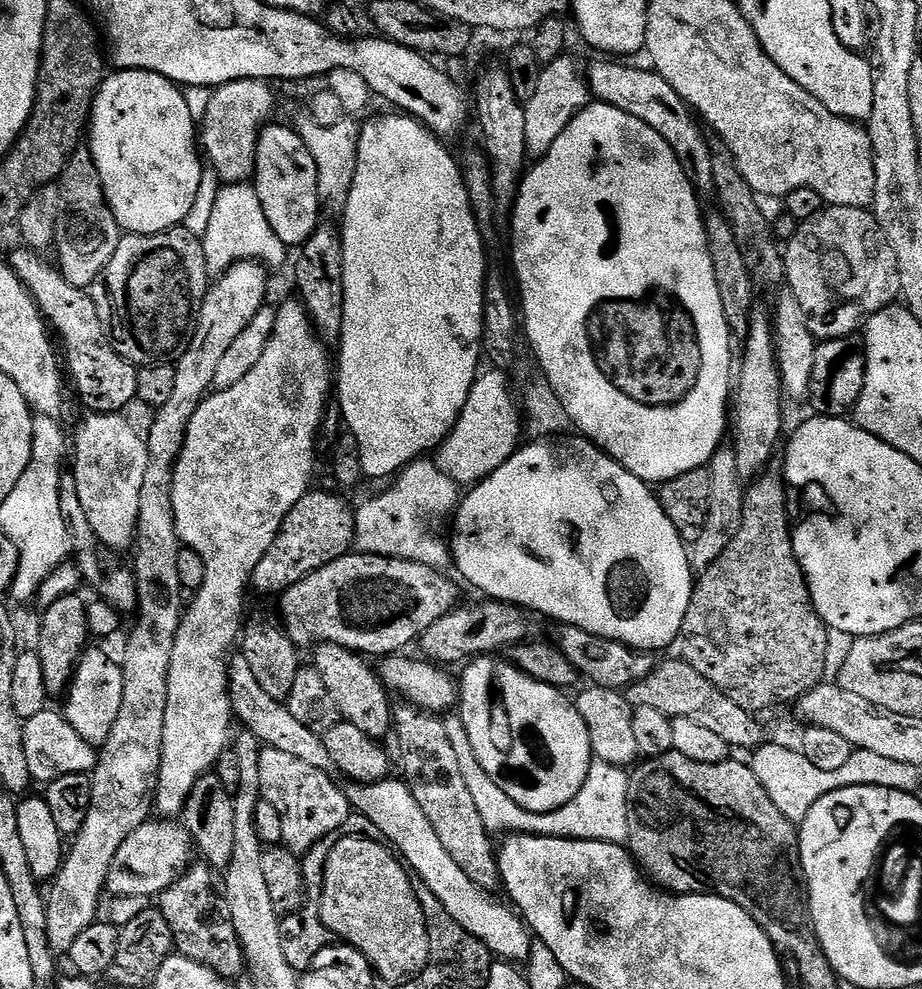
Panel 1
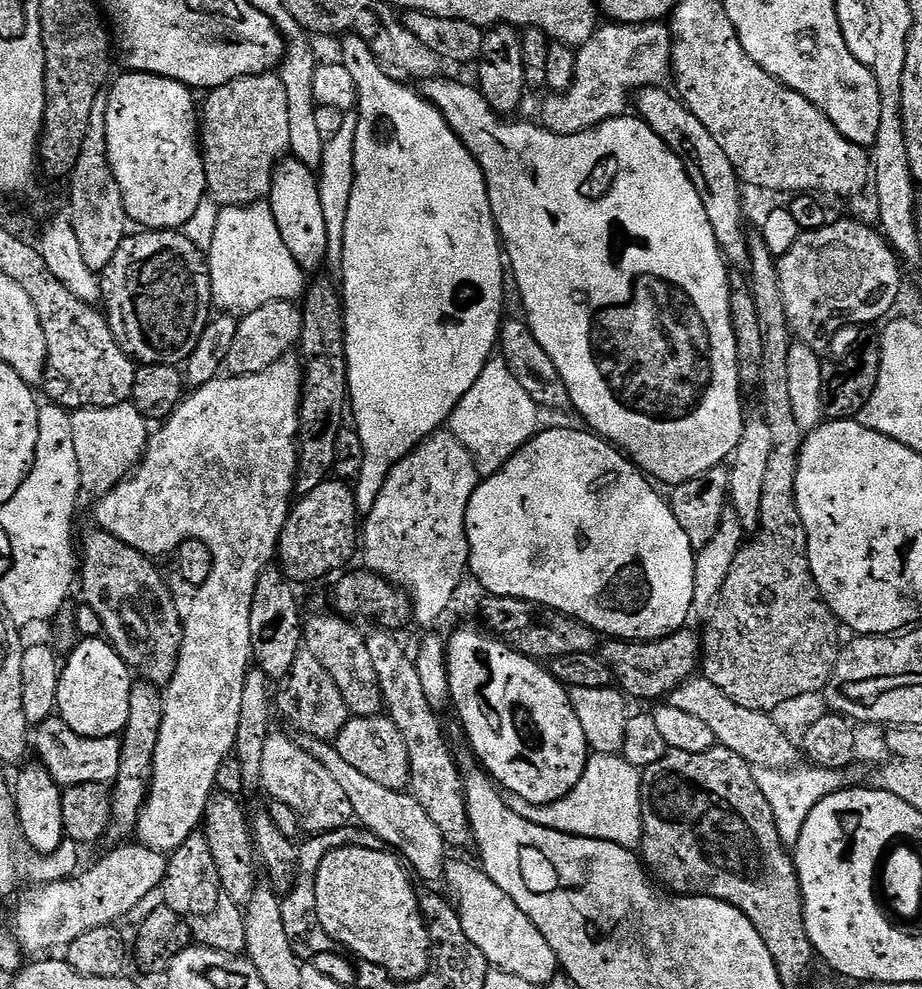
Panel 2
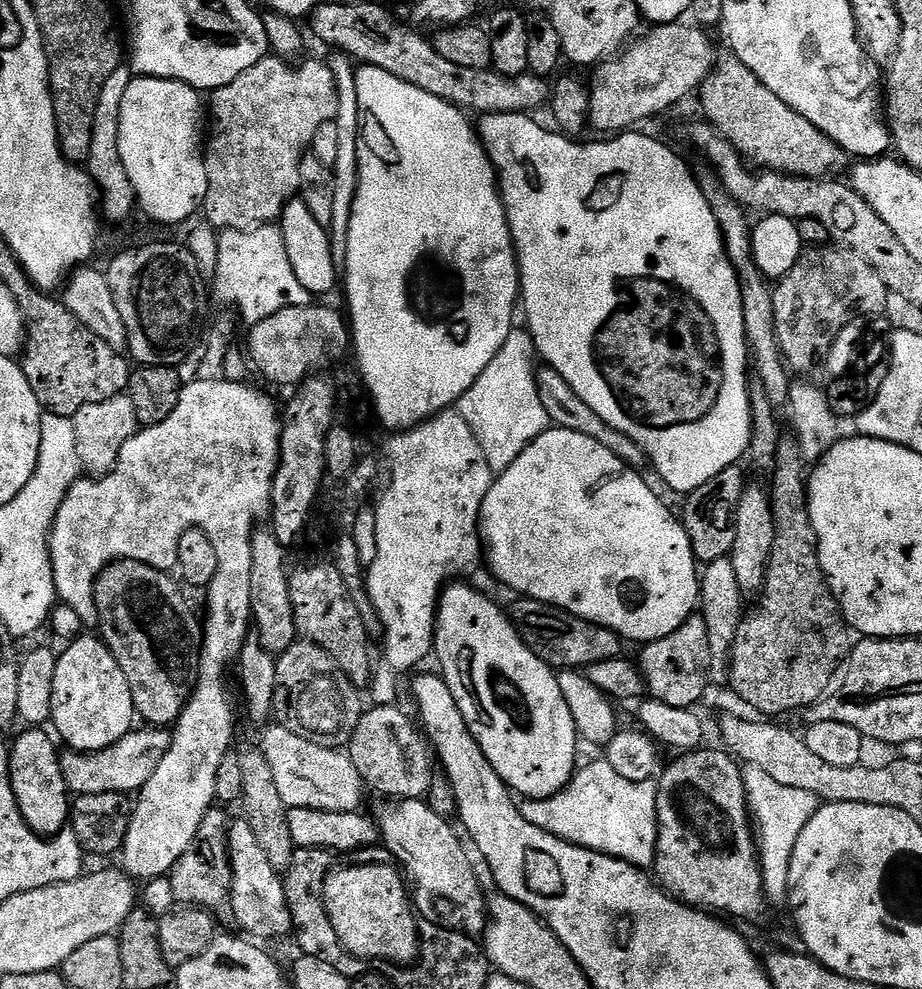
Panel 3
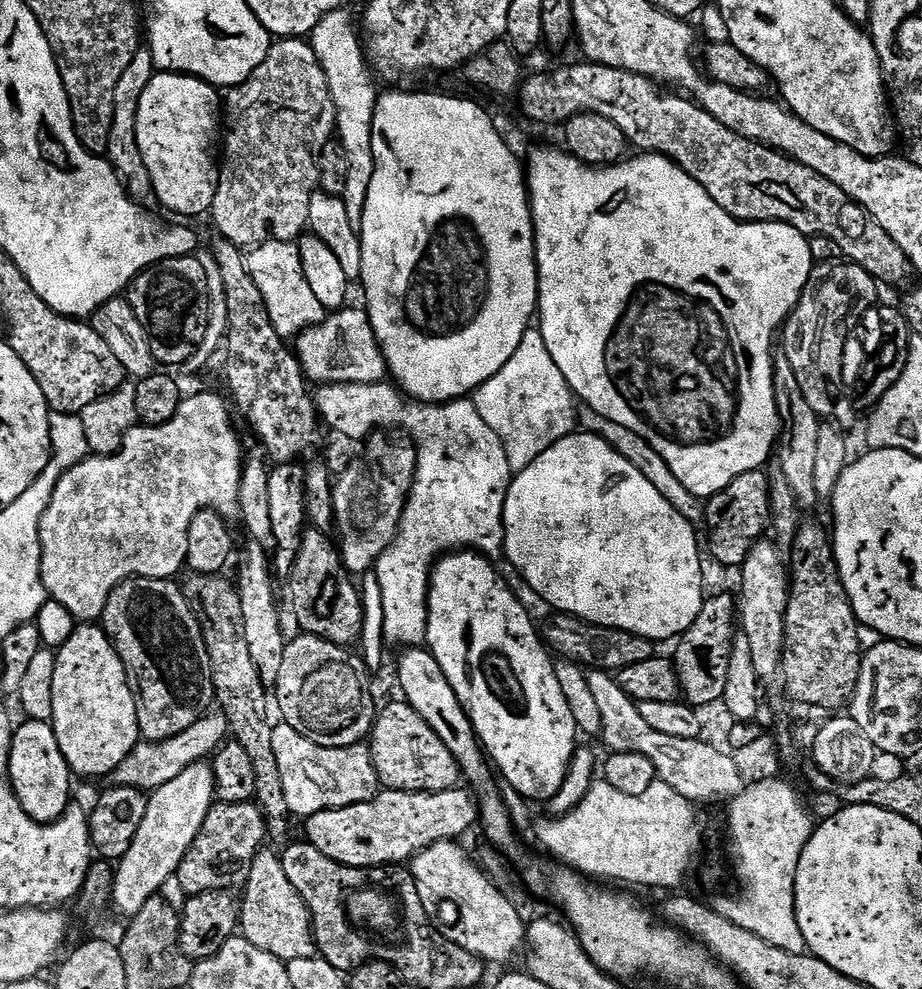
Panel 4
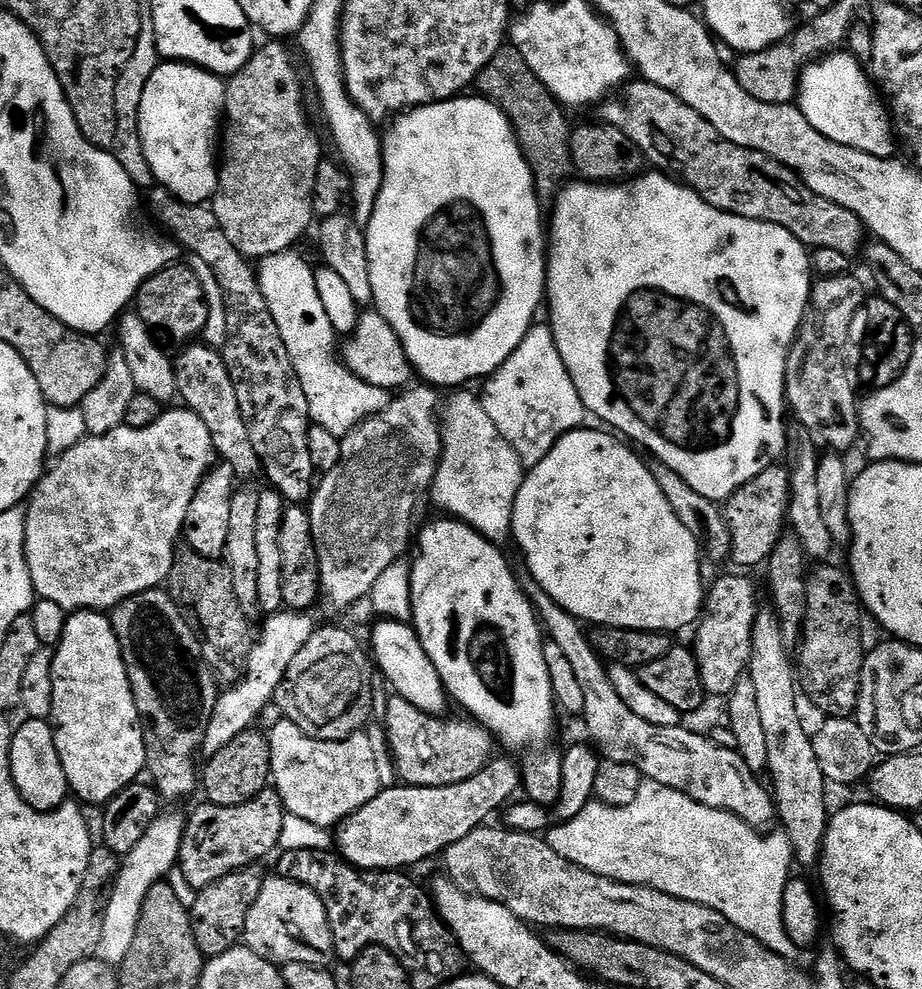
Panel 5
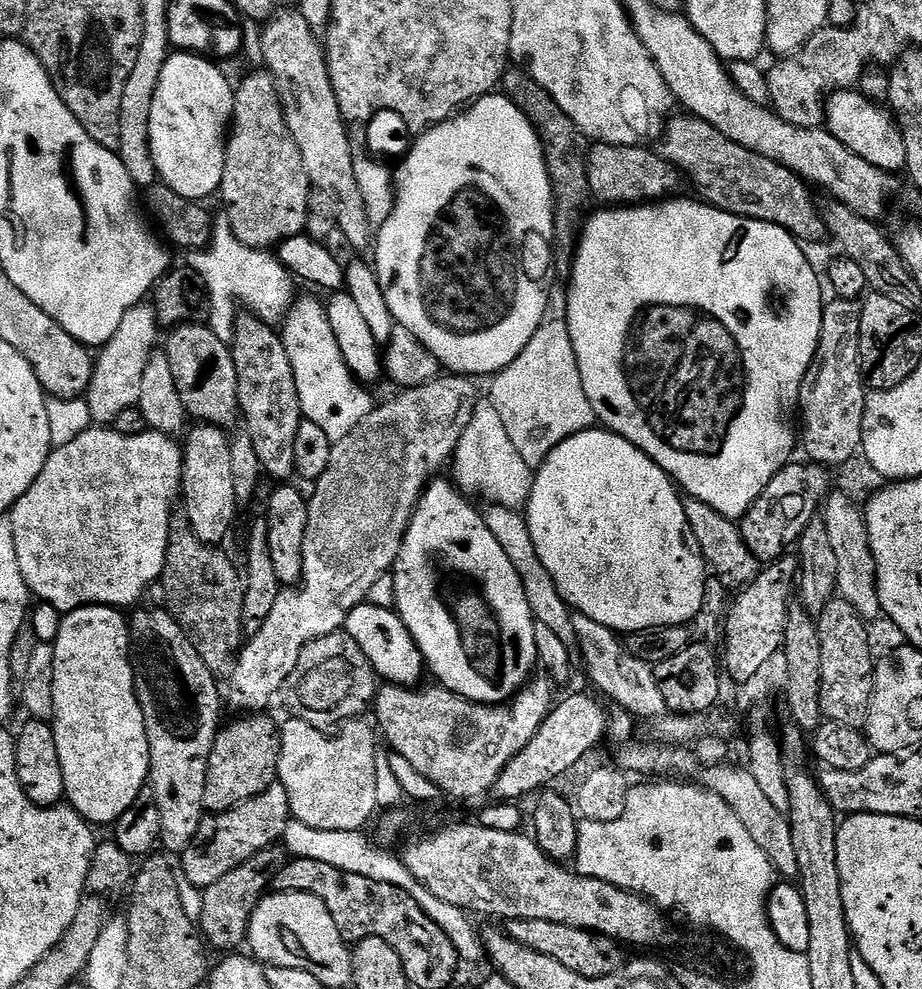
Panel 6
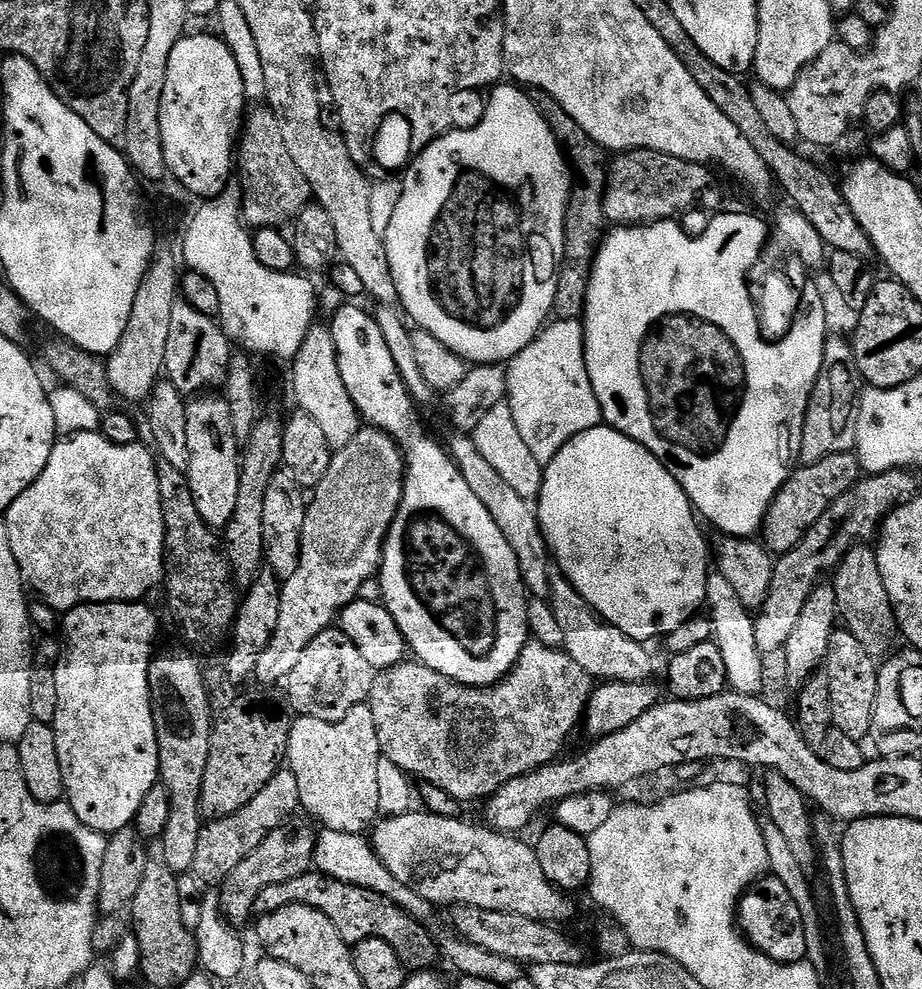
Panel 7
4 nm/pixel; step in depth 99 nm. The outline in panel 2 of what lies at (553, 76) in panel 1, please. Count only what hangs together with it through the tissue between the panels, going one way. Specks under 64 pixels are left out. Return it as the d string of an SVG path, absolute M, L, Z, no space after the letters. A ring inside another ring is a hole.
M608 22L605 25L585 44L579 45L576 69L570 77L572 85L545 102L540 116L547 131L567 134L595 128L602 122L625 115L630 108L630 97L637 90L663 85L664 79L669 79L672 71L672 34L665 25L663 28L663 23Z

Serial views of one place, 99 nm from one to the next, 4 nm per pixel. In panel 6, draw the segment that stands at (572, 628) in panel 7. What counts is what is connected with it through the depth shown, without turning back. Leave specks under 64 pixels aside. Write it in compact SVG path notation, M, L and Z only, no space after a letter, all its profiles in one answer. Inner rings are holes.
M576 614L572 617L572 625L576 631L580 656L584 659L584 668L588 671L593 686L597 688L595 691L601 697L609 696L633 718L641 716L644 720L659 721L668 712L668 707L660 683L656 680L653 665L635 656L617 633L602 626L602 622L594 622L594 618Z

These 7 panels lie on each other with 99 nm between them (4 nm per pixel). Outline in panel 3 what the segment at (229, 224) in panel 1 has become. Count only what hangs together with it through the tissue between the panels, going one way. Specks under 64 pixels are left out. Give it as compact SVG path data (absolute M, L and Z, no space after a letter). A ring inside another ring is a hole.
M257 226L251 230L224 230L219 233L217 274L214 279L216 296L228 304L236 304L238 311L244 315L245 325L251 326L294 306L309 306L314 297L311 292L298 282L294 266L290 266L290 254L286 254L284 235L276 226Z

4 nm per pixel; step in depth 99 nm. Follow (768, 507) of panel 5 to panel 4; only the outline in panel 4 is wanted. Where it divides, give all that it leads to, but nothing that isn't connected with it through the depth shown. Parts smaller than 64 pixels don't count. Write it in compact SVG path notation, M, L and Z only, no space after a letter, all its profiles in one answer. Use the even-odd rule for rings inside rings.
M763 471L747 472L734 478L726 490L707 497L702 508L702 520L708 523L708 548L718 563L732 570L739 569L752 545L765 535L770 524L768 481Z

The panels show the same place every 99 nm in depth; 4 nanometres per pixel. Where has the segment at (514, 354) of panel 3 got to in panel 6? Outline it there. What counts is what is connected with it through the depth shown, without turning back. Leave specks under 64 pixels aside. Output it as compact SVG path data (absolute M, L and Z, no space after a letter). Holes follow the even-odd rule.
M545 319L518 358L497 372L491 384L490 402L498 410L510 442L518 446L518 454L533 470L539 469L563 440L593 427L592 407L582 388L570 330L563 319Z

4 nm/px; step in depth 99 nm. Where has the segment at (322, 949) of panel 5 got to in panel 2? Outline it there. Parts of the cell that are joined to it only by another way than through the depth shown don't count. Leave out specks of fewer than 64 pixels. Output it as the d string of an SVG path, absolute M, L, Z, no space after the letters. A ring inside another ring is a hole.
M219 790L213 791L206 802L202 831L206 842L210 842L210 854L214 854L214 866L218 866L218 878L222 878L226 894L230 894L236 904L244 906L258 884L258 853L252 839L249 813L240 809L240 802L235 796Z

